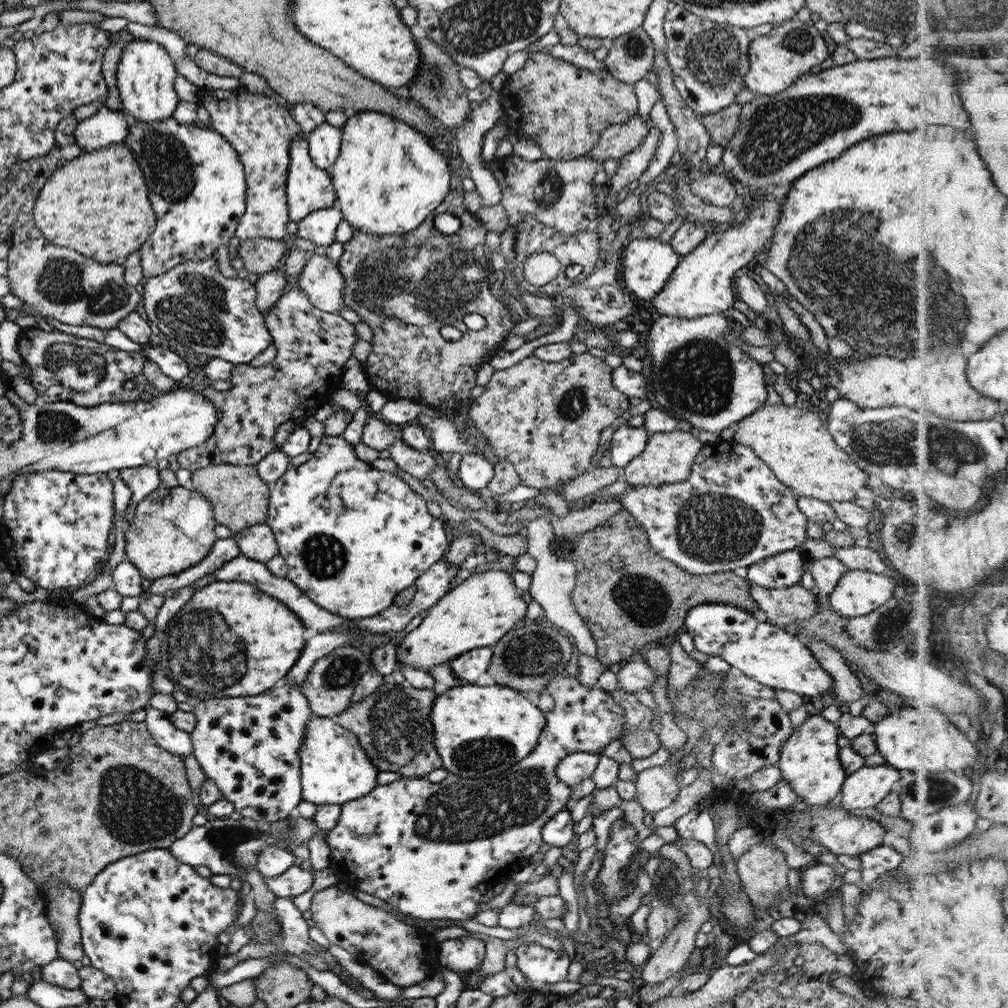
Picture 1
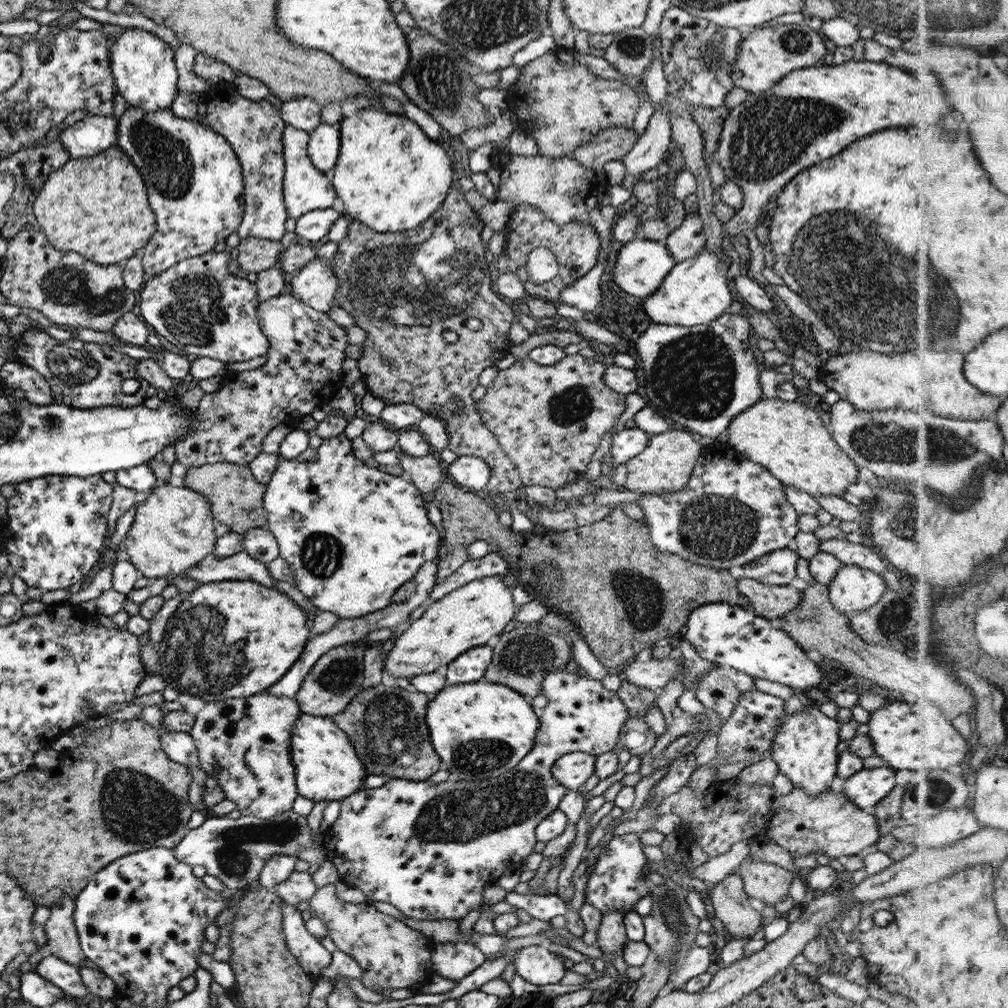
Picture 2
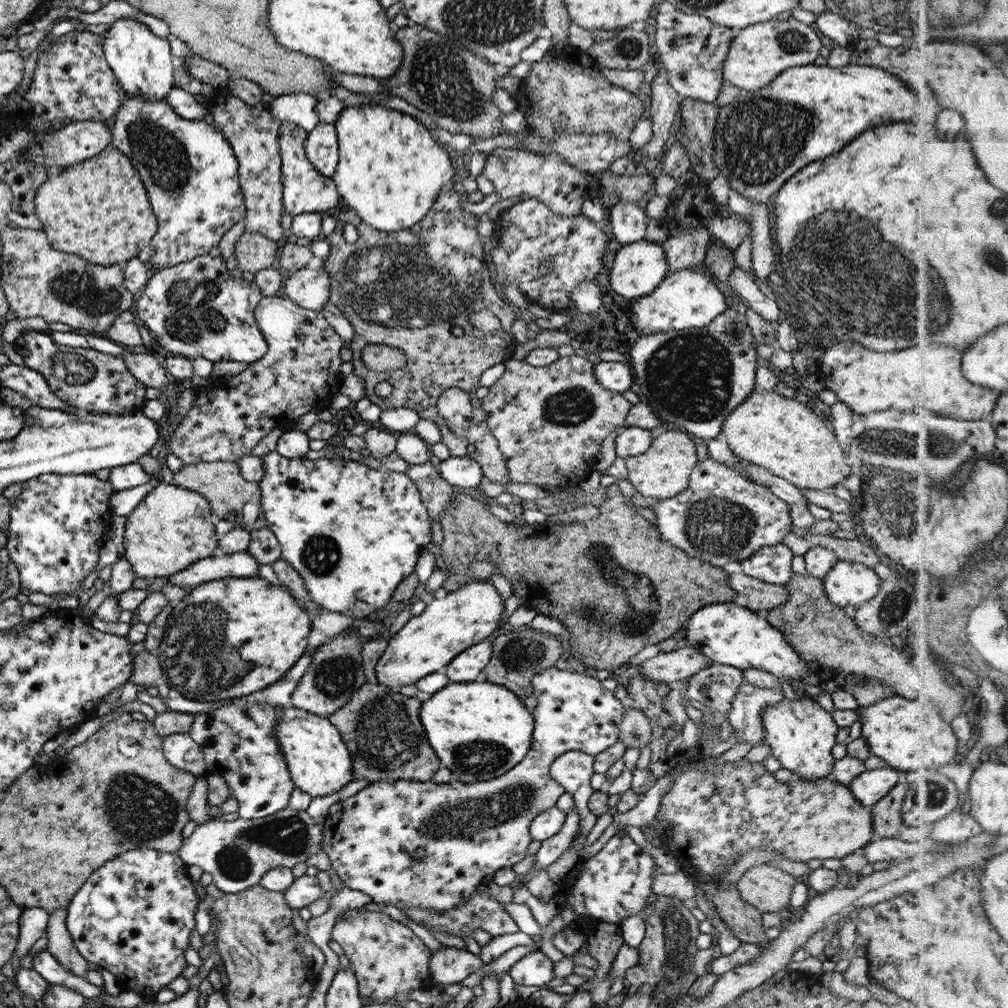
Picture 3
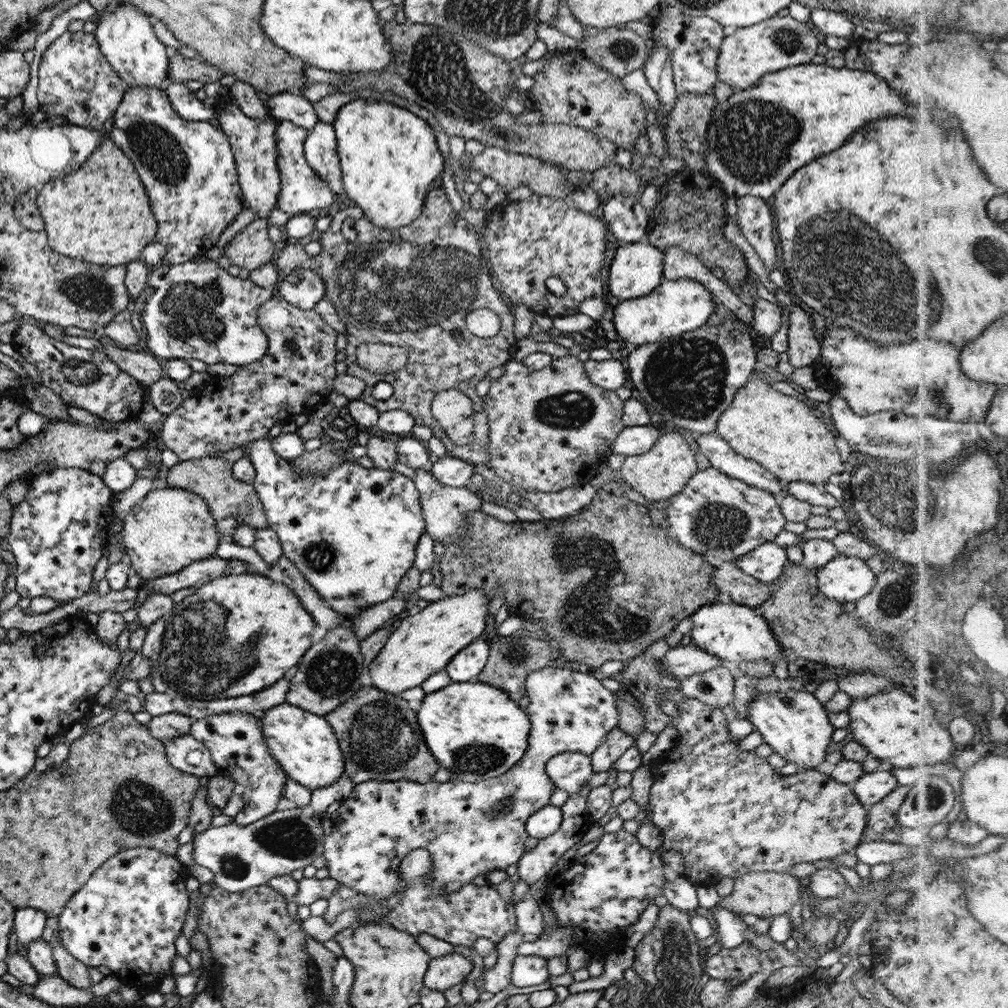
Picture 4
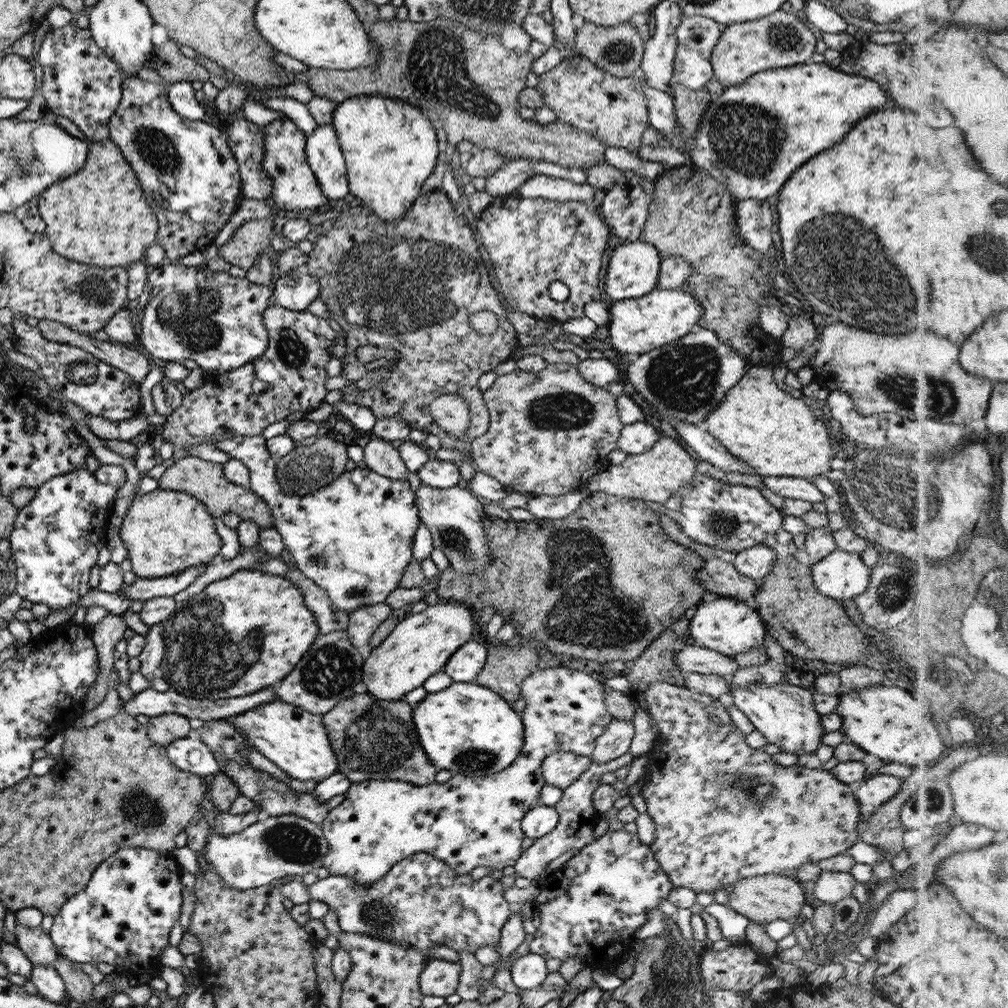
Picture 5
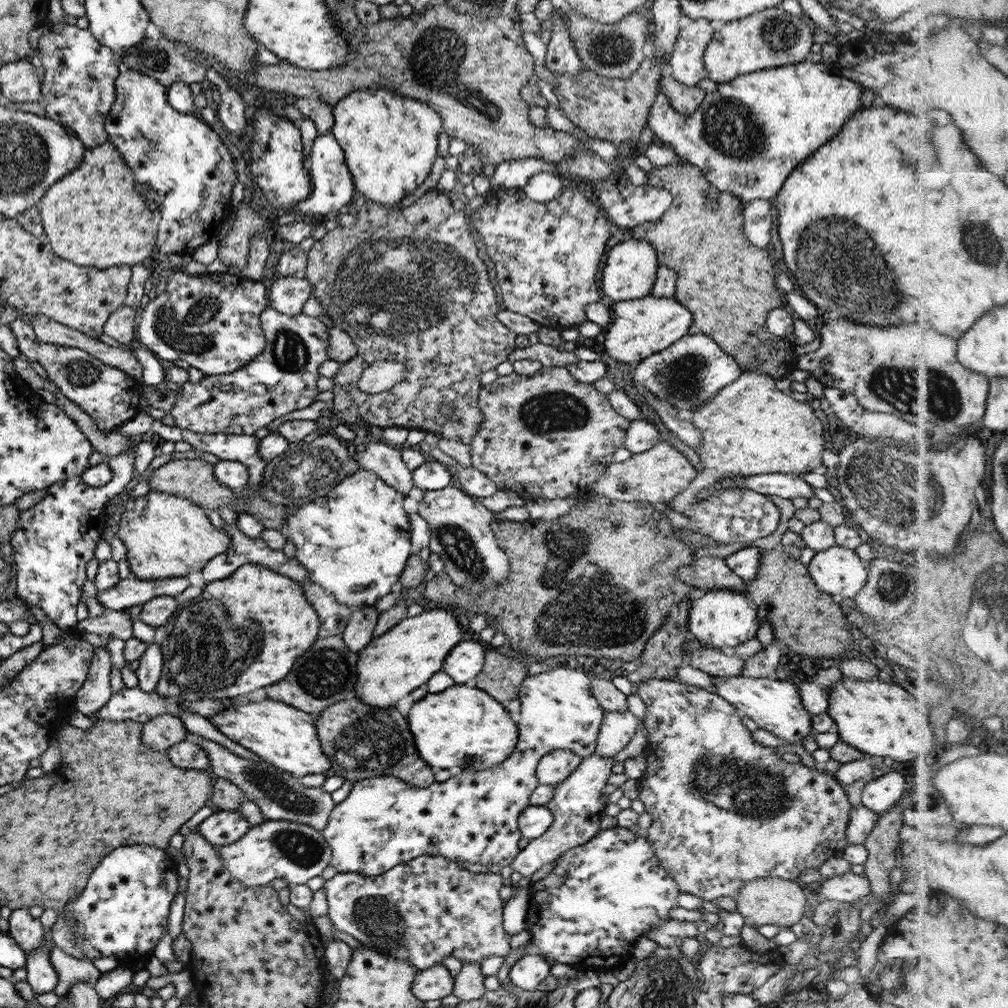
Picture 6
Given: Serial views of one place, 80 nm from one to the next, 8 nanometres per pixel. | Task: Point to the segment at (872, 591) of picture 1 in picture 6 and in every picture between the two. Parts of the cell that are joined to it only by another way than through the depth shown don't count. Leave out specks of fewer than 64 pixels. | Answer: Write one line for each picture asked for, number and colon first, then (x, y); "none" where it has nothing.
2: (852, 589)
3: (846, 584)
4: (843, 579)
5: (841, 575)
6: (837, 570)

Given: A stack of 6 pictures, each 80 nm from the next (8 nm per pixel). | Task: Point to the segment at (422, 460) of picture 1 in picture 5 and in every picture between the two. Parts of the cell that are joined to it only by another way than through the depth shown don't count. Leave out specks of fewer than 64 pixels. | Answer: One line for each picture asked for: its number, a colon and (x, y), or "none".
2: (425, 472)
3: (434, 493)
4: (443, 508)
5: (453, 515)

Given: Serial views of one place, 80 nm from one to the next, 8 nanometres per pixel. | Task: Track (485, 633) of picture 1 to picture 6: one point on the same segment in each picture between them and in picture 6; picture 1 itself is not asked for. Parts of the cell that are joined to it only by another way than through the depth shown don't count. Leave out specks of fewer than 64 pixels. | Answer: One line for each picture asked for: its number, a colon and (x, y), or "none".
2: (474, 614)
3: (426, 643)
4: (424, 643)
5: (418, 646)
6: (389, 667)

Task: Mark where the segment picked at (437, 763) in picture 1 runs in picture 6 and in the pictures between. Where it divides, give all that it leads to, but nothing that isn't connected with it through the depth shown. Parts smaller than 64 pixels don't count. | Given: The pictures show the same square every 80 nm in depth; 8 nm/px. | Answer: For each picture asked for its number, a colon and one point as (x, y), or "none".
2: (386, 726)
3: (381, 730)
4: (377, 733)
5: (372, 739)
6: (361, 741)

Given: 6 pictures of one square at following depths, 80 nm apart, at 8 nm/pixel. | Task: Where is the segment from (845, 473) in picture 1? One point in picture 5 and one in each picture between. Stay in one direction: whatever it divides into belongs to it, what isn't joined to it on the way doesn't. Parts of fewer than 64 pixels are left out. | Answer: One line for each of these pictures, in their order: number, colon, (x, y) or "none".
2: (785, 438)
3: (783, 436)
4: (777, 431)
5: (773, 431)

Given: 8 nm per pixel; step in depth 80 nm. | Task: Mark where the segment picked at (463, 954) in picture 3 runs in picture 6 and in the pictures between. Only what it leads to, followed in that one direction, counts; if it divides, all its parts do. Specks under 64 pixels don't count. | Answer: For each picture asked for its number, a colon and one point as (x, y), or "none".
4: (442, 973)
5: (439, 978)
6: (434, 983)

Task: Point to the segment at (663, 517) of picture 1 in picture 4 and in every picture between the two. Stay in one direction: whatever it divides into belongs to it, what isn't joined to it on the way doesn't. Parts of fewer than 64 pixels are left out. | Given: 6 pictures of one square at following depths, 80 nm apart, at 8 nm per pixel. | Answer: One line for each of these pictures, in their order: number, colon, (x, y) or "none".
2: (731, 511)
3: (722, 516)
4: (718, 515)

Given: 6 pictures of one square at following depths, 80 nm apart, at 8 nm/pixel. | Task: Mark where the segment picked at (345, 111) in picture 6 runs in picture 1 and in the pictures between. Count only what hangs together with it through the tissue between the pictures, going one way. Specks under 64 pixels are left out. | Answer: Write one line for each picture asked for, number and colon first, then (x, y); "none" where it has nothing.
1: (388, 178)
2: (389, 176)
3: (389, 170)
4: (388, 156)
5: (389, 147)

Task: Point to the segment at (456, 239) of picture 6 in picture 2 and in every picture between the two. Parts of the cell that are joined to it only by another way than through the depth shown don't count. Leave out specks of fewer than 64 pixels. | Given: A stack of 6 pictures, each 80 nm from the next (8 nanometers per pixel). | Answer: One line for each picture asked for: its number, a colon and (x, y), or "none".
2: (404, 288)
3: (406, 289)
4: (382, 284)
5: (411, 289)

